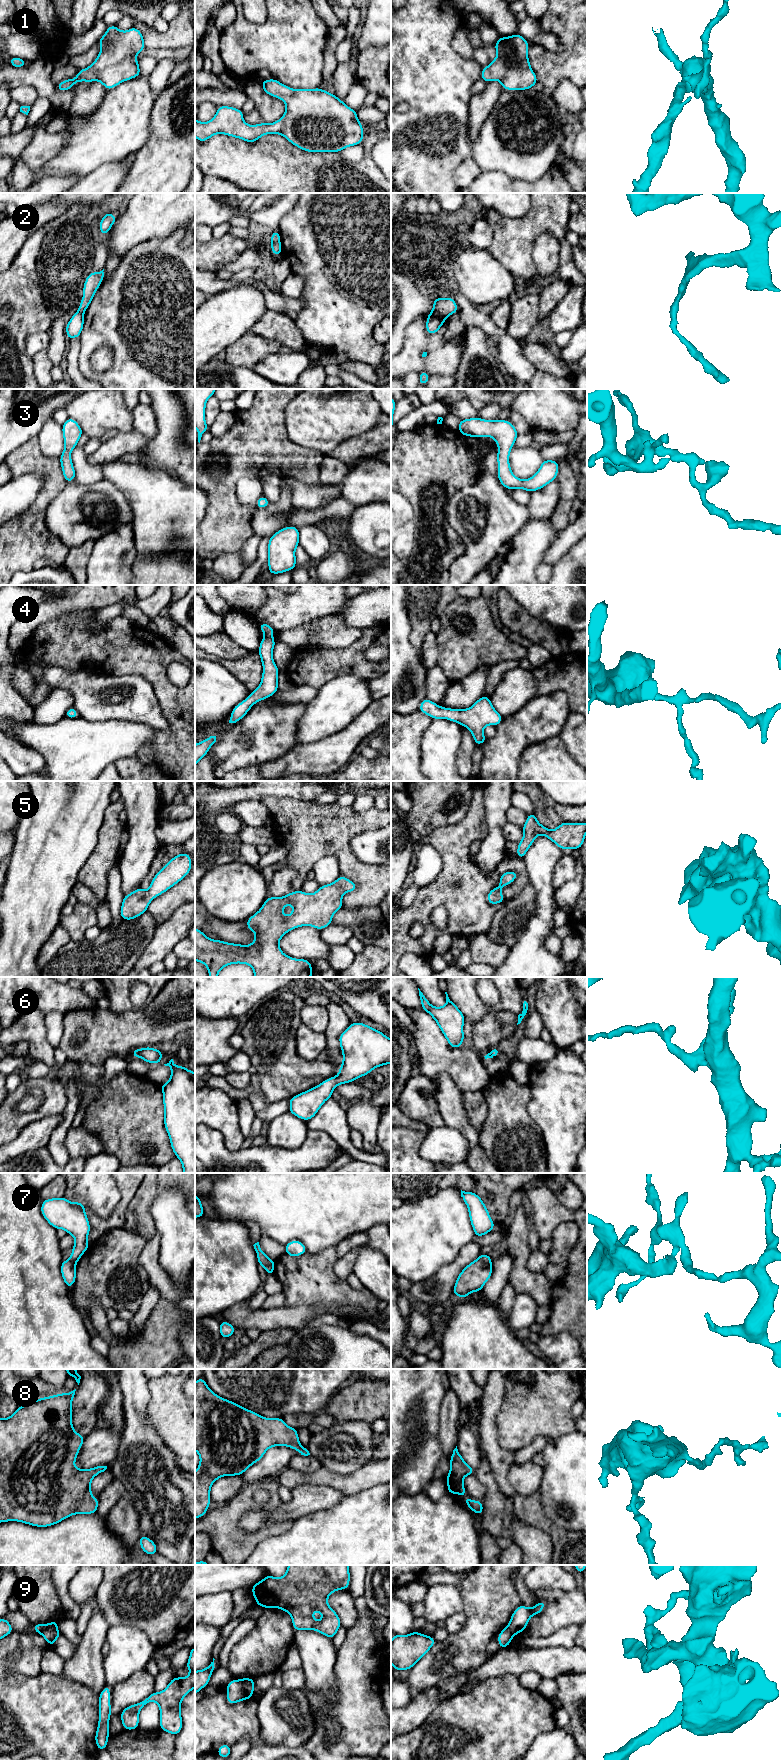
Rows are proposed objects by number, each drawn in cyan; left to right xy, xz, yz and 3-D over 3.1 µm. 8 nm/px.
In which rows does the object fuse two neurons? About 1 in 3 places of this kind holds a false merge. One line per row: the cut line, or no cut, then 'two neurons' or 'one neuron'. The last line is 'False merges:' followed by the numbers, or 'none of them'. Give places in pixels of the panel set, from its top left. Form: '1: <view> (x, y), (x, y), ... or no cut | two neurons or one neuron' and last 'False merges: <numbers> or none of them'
1: no cut | one neuron
2: no cut | one neuron
3: no cut | one neuron
4: no cut | one neuron
5: no cut | one neuron
6: no cut | one neuron
7: yz (479, 1257), (490, 1264) | two neurons
8: no cut | one neuron
9: xy (56, 1627), (46, 1627), (40, 1633) | two neurons
False merges: 7, 9

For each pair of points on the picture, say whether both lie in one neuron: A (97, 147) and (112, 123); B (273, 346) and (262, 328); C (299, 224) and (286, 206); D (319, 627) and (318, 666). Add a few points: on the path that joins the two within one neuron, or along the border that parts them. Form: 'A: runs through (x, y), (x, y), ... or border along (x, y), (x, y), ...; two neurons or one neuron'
A: runs through (100, 141), (112, 129); one neuron
B: border along (249, 331), (277, 340), (282, 344); two neurons
C: border along (297, 203), (282, 217), (278, 230); two neurons
D: border along (342, 648), (301, 648), (295, 653); two neurons

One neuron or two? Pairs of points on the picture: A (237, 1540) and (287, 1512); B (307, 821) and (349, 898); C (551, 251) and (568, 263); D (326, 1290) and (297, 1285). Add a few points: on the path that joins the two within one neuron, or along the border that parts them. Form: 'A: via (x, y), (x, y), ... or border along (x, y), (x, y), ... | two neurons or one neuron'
A: border along (273, 1523), (266, 1522), (249, 1533), (238, 1527) | two neurons
B: via (329, 836), (361, 879) | one neuron
C: border along (551, 235), (559, 244), (559, 265), (557, 270) | two neurons
D: via (319, 1286), (304, 1285) | one neuron

